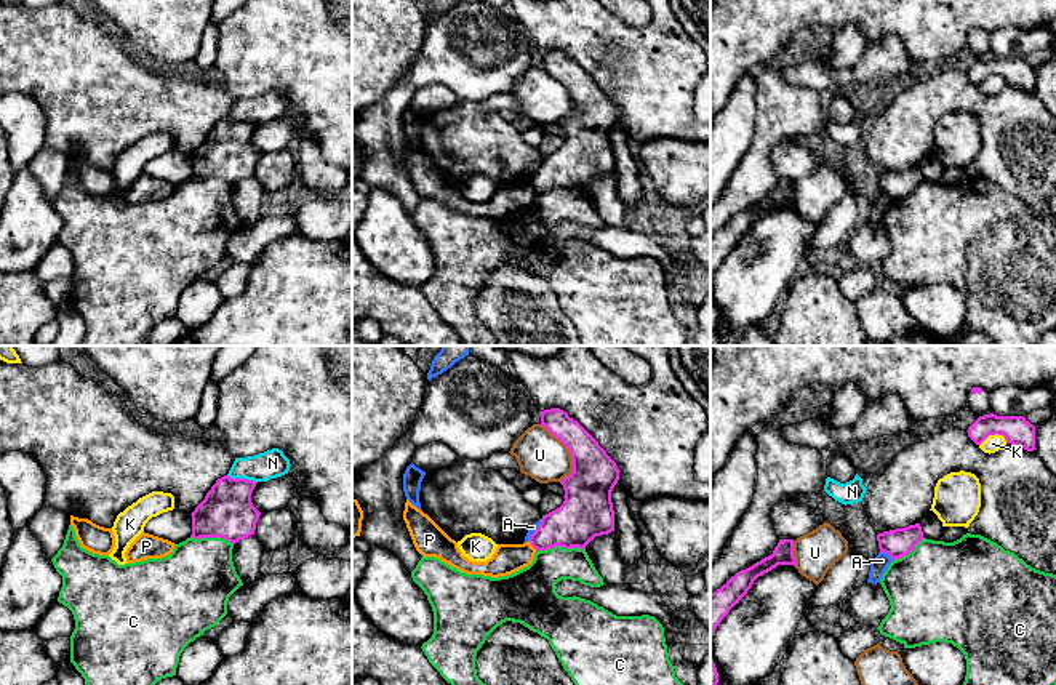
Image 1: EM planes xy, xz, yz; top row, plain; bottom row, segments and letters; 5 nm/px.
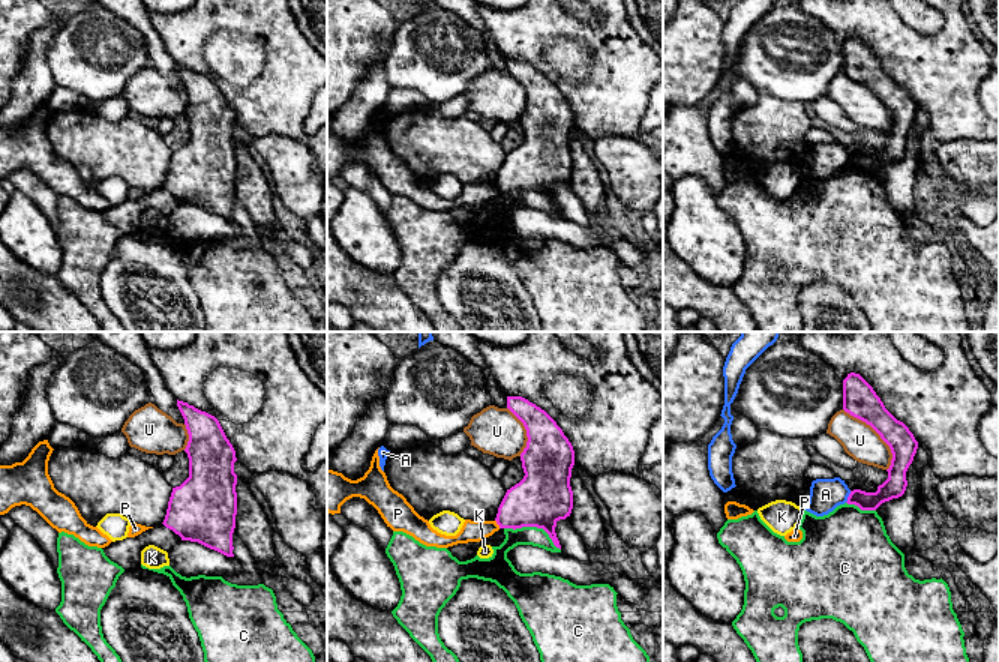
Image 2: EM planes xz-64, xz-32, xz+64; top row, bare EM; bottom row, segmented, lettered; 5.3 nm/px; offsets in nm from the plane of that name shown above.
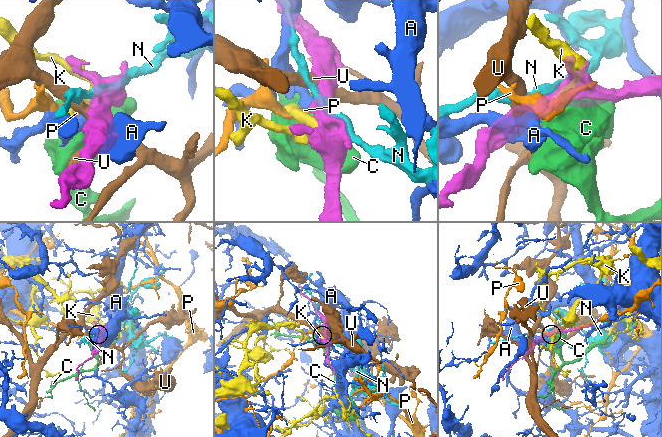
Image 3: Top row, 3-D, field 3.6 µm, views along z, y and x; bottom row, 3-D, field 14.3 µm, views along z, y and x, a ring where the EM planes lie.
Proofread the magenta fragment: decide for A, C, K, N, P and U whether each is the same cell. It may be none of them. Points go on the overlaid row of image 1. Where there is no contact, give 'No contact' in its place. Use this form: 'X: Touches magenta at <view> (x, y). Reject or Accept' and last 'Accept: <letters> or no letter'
A: Touches magenta at yz (887, 552). Reject
C: Touches magenta at xz (560, 546). Reject
K: Touches magenta at yz (992, 434). Reject
N: Touches magenta at xy (242, 479). Reject
P: Touches magenta at xz (533, 546). Reject
U: Touches magenta at xz (568, 450). Reject
Accept: no letter

